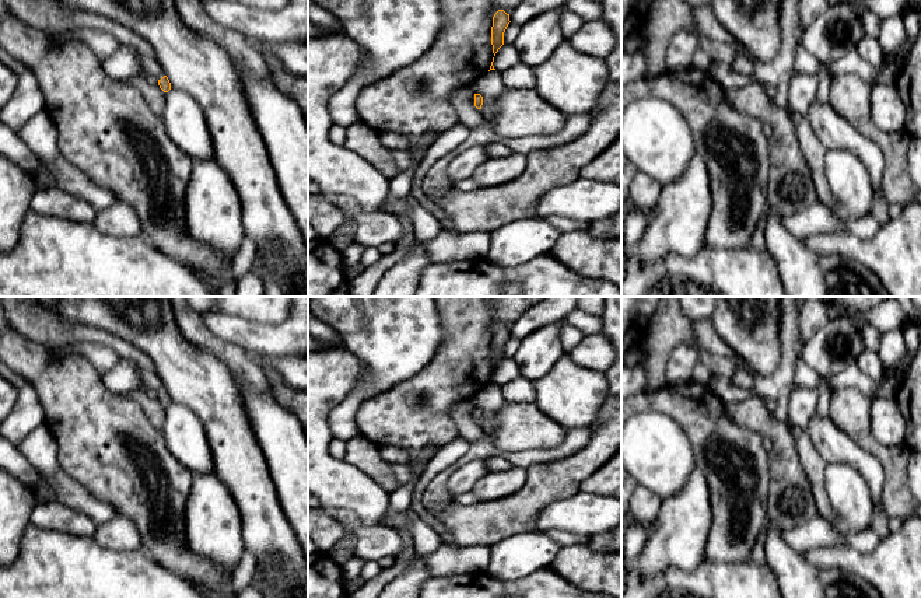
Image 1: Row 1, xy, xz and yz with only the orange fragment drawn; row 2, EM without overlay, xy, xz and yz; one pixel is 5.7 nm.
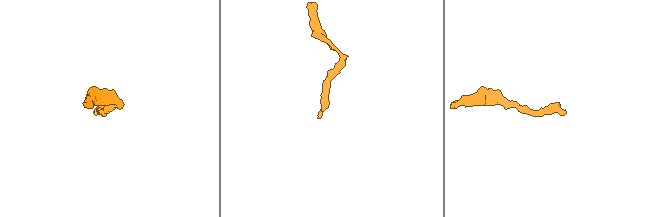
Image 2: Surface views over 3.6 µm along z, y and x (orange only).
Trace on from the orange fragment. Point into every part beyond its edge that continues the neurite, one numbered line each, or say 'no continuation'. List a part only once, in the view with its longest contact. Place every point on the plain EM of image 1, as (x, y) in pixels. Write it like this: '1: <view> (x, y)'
no continuation

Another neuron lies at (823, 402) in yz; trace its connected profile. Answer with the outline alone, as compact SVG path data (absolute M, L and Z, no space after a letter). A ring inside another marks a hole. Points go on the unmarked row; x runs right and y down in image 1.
M823 385L817 387L816 389L817 389L817 394L819 394L816 413L819 416L829 416L830 392Z

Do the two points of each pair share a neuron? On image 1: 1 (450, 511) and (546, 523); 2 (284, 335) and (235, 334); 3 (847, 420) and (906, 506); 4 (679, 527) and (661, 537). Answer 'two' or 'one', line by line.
1: two
2: one
3: one
4: one

